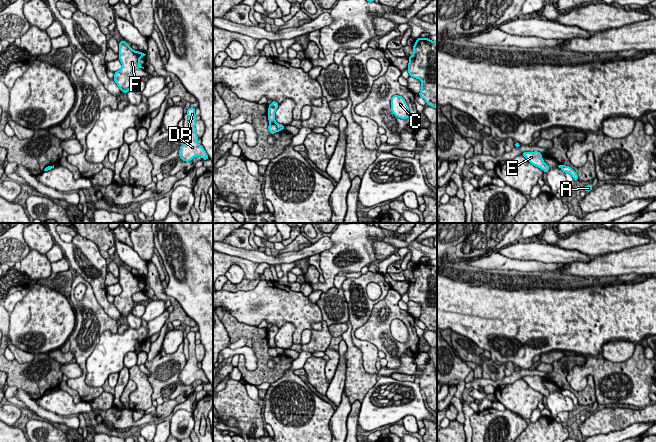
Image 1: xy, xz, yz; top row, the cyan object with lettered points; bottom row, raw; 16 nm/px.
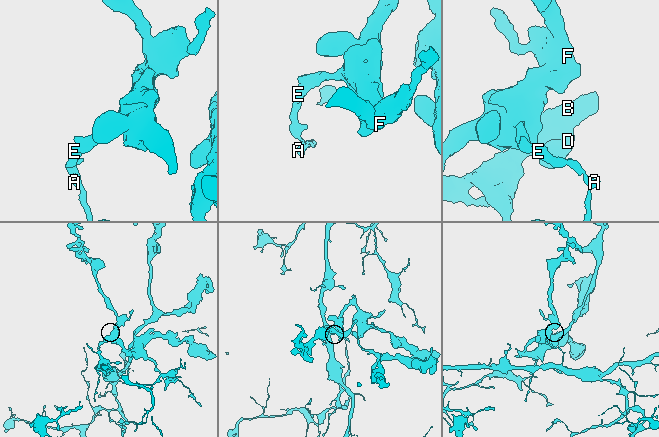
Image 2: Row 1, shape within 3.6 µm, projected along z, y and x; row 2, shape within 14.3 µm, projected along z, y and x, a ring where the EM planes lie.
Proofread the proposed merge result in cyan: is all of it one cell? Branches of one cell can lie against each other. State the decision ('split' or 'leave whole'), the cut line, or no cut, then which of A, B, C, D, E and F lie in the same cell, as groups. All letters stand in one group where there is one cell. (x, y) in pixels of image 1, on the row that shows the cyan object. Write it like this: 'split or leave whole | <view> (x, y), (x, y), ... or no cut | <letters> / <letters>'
split | xz (270, 122), (275, 123) | A / B C D E F

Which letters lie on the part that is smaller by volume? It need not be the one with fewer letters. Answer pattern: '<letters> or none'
B, C, D, E, F

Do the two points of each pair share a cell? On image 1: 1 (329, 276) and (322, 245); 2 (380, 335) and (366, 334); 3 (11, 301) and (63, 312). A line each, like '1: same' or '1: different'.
1: different
2: same
3: different

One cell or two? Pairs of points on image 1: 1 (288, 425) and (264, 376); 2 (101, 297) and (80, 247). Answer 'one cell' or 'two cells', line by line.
1: two cells
2: one cell

